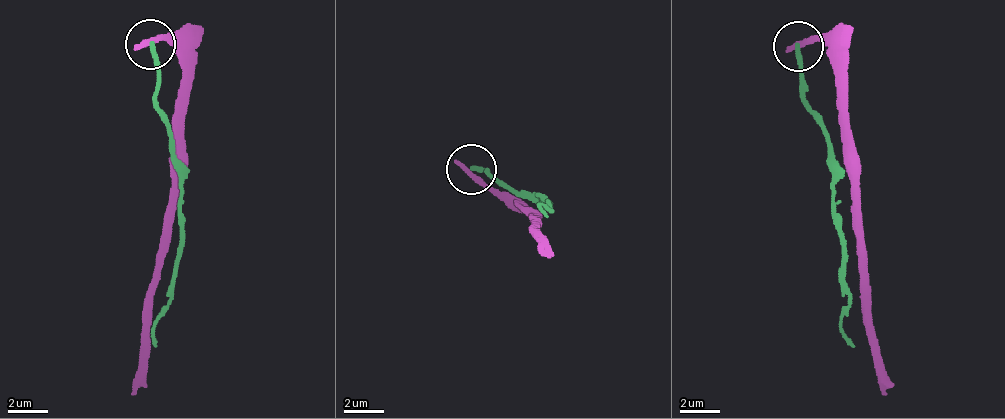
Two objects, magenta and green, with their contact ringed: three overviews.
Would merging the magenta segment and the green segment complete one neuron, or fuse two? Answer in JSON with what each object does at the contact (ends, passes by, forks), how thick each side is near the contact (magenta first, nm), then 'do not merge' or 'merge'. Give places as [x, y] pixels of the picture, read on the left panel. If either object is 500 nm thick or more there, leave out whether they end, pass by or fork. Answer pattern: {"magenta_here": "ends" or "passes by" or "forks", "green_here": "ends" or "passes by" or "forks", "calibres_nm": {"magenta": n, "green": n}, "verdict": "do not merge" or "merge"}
{"magenta_here": "ends", "green_here": "ends", "calibres_nm": {"magenta": 340, "green": 240}, "verdict": "do not merge"}

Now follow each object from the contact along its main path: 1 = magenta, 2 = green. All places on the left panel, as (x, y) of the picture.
1: (146, 43), (172, 44), (184, 74), (171, 220), (146, 365), (133, 396)
2: (151, 43), (155, 103), (171, 139), (171, 164), (180, 174), (178, 275), (172, 305), (158, 325), (155, 345)

